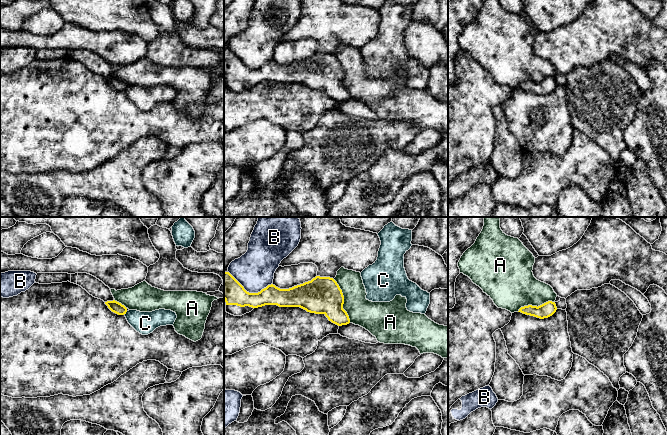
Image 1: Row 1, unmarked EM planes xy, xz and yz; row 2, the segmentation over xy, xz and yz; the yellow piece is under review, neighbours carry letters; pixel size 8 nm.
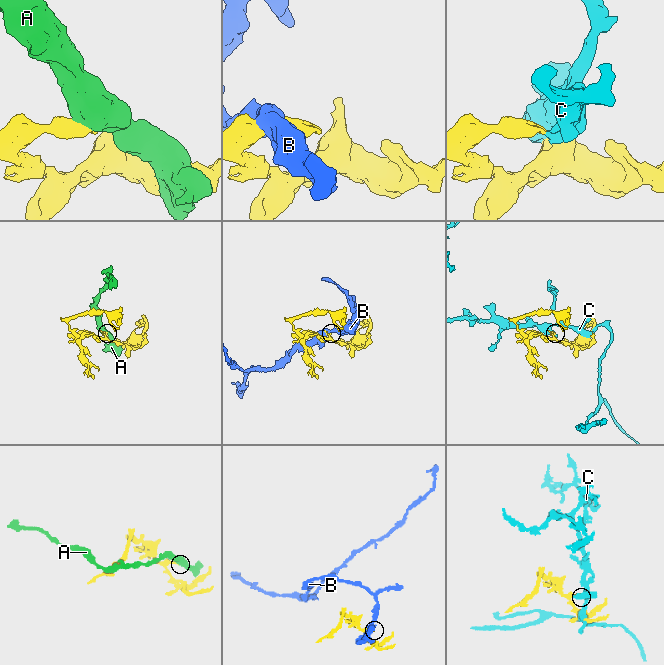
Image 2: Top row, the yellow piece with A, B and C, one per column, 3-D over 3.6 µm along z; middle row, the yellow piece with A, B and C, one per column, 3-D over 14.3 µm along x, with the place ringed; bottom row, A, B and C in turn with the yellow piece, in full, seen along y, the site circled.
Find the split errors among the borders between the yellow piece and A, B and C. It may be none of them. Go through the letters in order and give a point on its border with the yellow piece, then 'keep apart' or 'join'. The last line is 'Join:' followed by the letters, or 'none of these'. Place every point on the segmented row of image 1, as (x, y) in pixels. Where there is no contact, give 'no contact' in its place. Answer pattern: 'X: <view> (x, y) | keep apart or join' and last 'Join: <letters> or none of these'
A: xz (343, 301) | keep apart
B: xz (250, 293) | keep apart
C: xy (125, 313) | keep apart
Join: none of these

